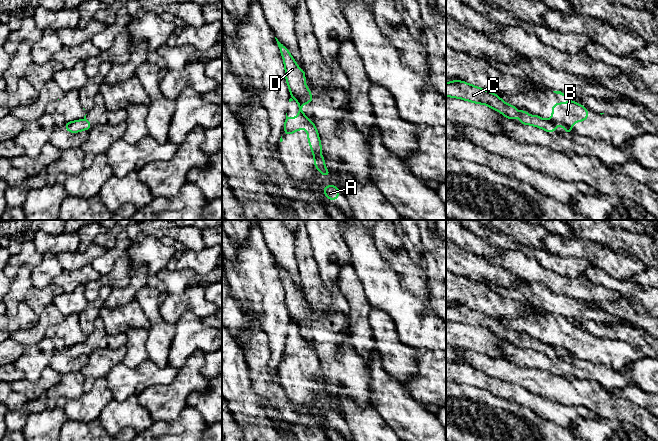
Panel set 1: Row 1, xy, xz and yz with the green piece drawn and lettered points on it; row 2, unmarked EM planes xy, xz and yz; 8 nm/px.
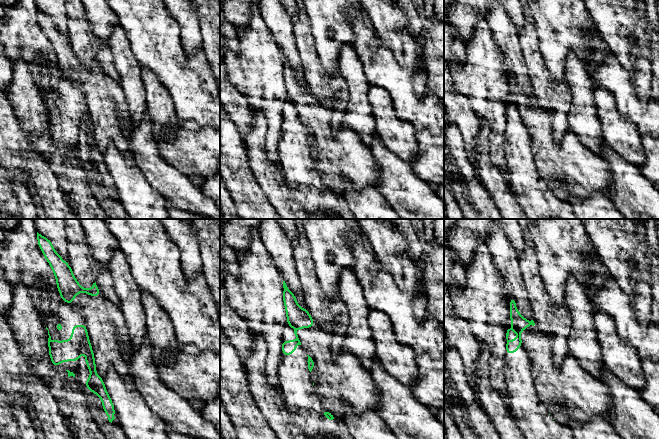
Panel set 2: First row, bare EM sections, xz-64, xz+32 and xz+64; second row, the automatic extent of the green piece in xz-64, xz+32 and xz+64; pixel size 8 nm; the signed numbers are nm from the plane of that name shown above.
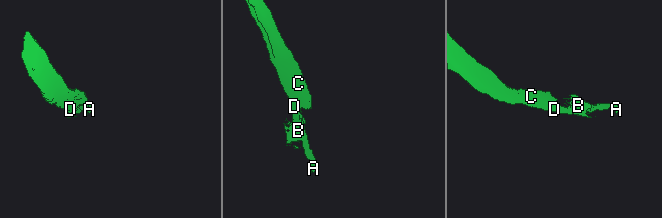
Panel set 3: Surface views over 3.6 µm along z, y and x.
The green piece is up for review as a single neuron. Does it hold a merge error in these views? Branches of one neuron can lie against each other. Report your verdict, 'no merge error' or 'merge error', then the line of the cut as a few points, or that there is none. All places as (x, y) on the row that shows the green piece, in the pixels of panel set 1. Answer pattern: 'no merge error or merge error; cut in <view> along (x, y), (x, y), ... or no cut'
merge error; cut in xz along (297, 99), (303, 103)

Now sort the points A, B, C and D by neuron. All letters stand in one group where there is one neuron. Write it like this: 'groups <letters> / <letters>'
groups A B / C D

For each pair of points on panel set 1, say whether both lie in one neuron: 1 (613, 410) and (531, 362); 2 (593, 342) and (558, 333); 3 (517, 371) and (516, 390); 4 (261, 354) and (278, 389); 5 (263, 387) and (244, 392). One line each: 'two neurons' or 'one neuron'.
1: two neurons
2: one neuron
3: two neurons
4: one neuron
5: two neurons

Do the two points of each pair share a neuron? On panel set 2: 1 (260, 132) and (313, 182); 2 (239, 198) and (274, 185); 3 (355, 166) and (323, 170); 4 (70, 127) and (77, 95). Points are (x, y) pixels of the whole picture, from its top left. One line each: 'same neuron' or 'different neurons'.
1: different neurons
2: different neurons
3: same neuron
4: same neuron

